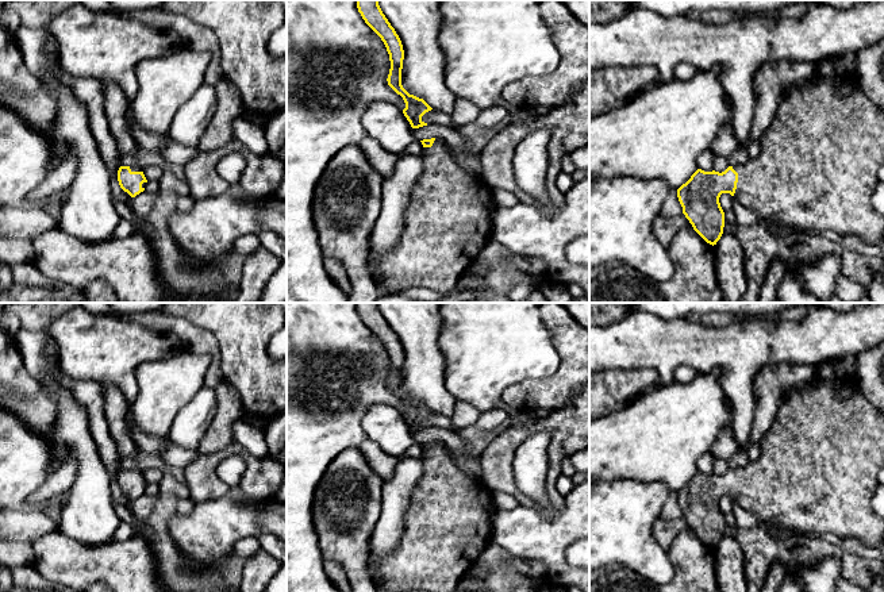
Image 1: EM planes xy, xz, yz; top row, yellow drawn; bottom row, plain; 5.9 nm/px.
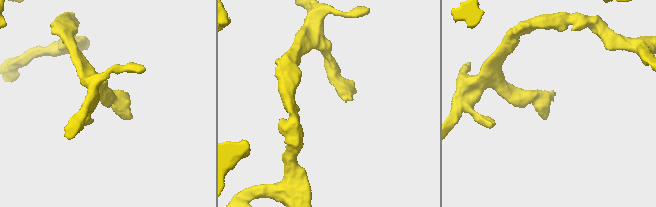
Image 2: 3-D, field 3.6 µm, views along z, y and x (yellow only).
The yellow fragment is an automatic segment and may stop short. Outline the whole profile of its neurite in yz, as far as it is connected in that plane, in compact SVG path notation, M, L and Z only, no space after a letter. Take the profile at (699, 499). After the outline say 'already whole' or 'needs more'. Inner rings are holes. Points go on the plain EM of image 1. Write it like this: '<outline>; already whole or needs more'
M815 376L808 388L784 400L760 443L761 453L757 461L749 461L739 469L729 469L722 476L697 472L677 492L683 516L707 546L716 547L723 537L725 515L719 500L722 496L730 496L780 541L787 539L789 534L806 537L830 531L841 538L858 538L865 546L884 550L884 520L873 511L870 503L880 484L877 474L884 468L884 414L872 405L858 387L846 399L839 396L838 387L838 380Z; needs more

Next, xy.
M120 469L118 473L118 484L130 500L135 500L143 495L147 485L142 472L138 469Z; needs more

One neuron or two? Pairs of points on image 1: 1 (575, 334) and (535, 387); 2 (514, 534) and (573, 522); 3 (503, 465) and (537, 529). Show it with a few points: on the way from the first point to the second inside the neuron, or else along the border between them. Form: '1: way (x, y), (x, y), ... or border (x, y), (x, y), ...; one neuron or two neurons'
1: way (575, 350), (575, 362), (552, 385); one neuron
2: way (529, 533), (550, 533), (558, 529); one neuron
3: border (519, 504), (537, 506); two neurons

